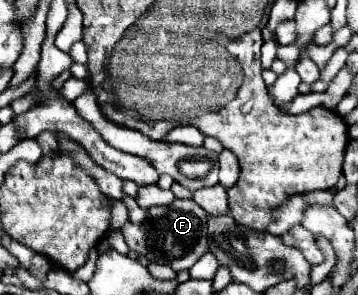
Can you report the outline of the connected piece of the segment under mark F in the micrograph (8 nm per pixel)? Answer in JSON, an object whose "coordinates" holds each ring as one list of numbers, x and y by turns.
{"coordinates":[[175,198,169,206,149,208,147,218,141,224,127,222,121,228,121,232,131,250,147,256,151,262,167,264,175,272,179,272,189,270,209,250,209,236,205,226,207,226,207,214,193,198,187,200]]}

